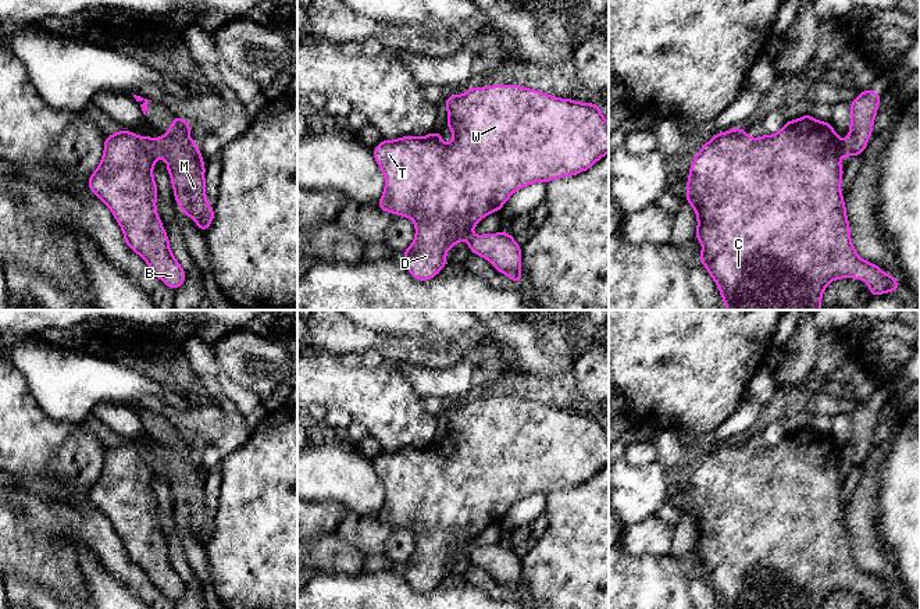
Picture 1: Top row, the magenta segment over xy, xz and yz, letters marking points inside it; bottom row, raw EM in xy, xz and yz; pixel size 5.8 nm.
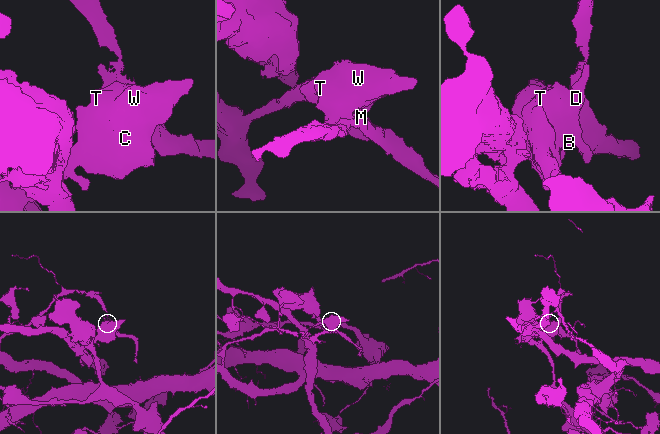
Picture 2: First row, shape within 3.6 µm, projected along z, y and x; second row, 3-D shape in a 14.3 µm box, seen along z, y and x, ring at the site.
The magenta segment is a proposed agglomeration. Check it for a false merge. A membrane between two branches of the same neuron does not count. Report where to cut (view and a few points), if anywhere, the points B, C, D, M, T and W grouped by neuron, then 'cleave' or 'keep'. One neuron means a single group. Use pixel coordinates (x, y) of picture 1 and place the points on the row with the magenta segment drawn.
cut in xy along (156, 139), (159, 156); B C D T W / M; cleave

